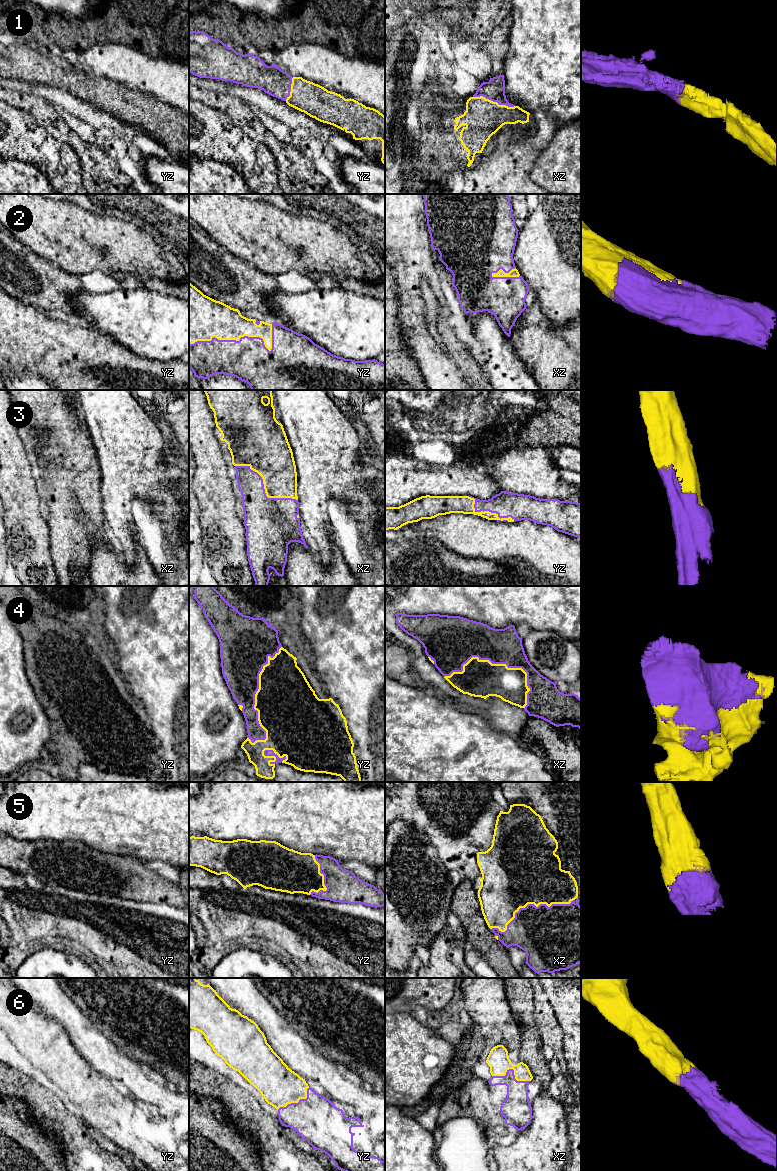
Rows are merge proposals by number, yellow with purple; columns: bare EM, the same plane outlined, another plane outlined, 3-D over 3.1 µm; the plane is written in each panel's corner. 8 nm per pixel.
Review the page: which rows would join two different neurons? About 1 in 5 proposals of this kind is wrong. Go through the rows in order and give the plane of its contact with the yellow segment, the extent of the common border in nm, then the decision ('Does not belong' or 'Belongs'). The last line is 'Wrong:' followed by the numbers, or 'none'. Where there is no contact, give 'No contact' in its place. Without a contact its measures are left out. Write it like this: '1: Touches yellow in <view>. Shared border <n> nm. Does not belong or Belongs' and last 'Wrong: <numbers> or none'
1: Touches yellow in xz. Shared border 340 nm. Belongs
2: Touches yellow in yz. Shared border 700 nm. Belongs
3: Touches yellow in xz. Shared border 600 nm. Belongs
4: Touches yellow in xz. Shared border 700 nm. Belongs
5: Touches yellow in xz. Shared border 700 nm. Belongs
6: Touches yellow in xz. Shared border 300 nm. Belongs
Wrong: none

